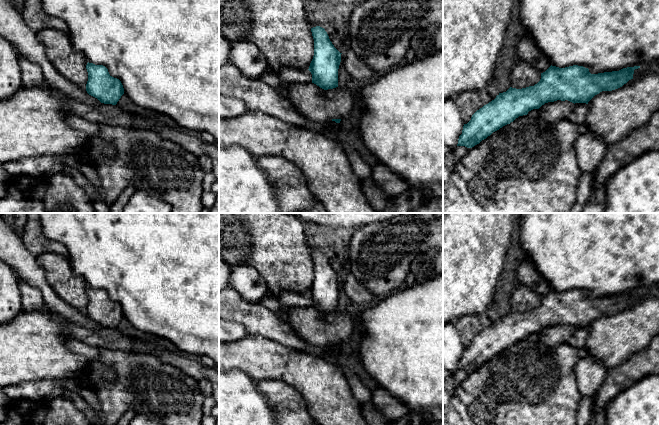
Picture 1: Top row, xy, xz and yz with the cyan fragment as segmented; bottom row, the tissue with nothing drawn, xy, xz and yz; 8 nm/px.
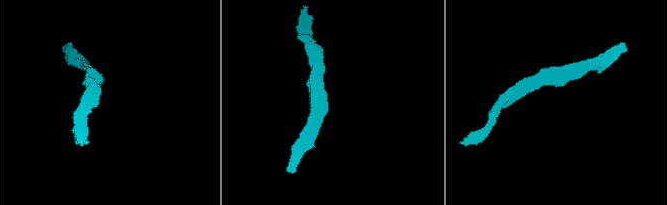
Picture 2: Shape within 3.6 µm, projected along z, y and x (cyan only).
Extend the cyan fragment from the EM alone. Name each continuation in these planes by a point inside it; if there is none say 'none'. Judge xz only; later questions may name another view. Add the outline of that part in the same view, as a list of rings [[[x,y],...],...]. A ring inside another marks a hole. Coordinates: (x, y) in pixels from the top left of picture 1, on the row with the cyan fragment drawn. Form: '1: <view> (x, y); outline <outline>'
none

